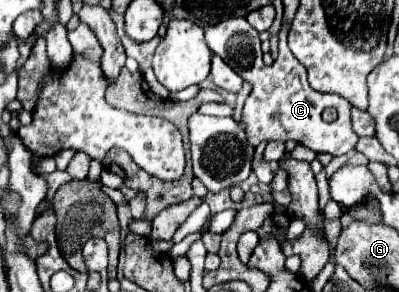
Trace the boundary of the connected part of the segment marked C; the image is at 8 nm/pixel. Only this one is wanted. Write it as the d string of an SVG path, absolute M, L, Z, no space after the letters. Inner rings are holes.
M231 18L207 26L205 40L211 52L219 54L243 80L251 82L251 94L245 100L243 116L241 116L241 124L245 128L245 136L249 144L257 146L269 140L297 140L299 144L311 148L313 152L329 152L331 156L347 154L349 150L355 148L359 136L351 128L351 118L349 118L351 104L341 96L315 92L309 86L307 70L303 68L303 64L299 64L299 60L295 60L295 56L287 48L285 28L281 28L279 34L279 56L269 68L261 58L259 32L245 18ZM327 106L333 106L339 112L339 118L331 124L321 118L321 112Z

